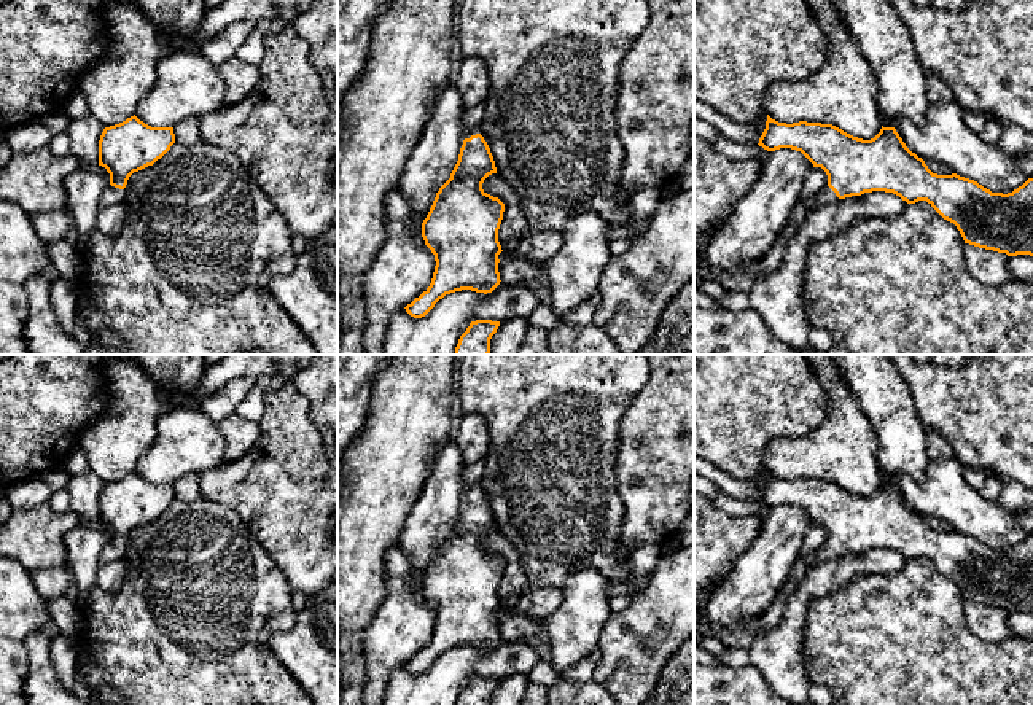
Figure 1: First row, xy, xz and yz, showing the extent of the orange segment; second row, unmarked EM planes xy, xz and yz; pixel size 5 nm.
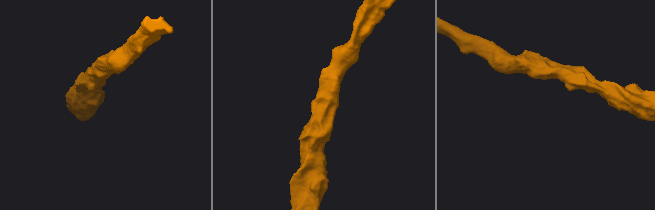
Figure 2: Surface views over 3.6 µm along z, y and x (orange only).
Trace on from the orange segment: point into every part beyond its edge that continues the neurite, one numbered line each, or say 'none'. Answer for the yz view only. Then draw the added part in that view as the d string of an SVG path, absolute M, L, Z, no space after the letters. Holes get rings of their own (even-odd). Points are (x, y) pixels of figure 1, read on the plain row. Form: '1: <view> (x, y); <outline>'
1: yz (826, 553); M826 543L817 552L813 552L812 555L807 557L807 563L812 568L821 562L832 560L836 557L839 557L839 554L836 552L836 549L829 543Z

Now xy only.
1: xy (110, 553); M108 543L100 554L100 563L110 563L124 557L124 546Z

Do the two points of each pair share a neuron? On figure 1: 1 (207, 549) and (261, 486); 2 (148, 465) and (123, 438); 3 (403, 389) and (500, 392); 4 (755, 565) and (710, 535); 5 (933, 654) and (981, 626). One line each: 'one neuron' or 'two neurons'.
1: two neurons
2: two neurons
3: two neurons
4: two neurons
5: two neurons

